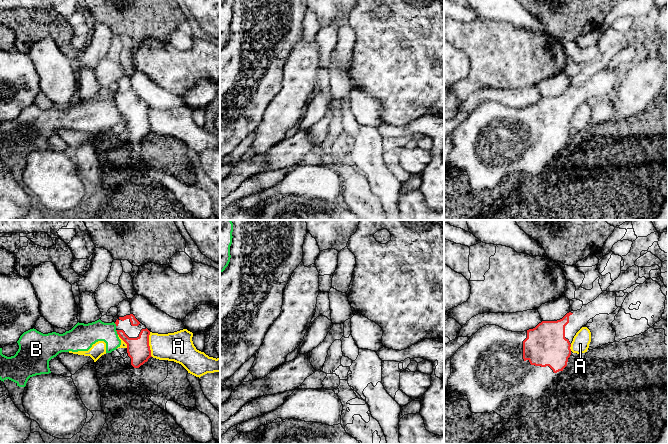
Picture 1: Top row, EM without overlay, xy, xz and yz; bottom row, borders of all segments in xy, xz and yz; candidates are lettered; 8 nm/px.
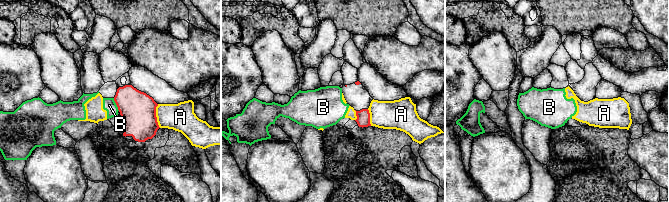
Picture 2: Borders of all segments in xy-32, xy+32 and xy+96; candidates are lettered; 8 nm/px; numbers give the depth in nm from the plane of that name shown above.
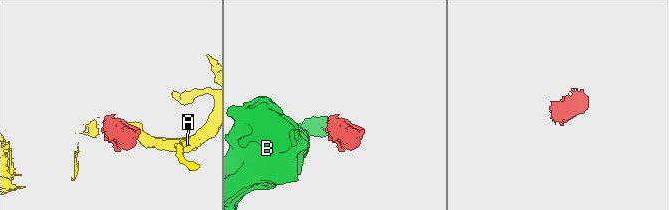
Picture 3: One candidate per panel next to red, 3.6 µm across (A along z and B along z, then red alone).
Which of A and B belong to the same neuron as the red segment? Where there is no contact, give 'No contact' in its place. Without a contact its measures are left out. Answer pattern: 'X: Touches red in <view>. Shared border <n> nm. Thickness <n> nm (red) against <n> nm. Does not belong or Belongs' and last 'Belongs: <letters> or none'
A: Touches red in xy. Shared border 200 nm. Thickness 190 nm (red) against 240 nm. Does not belong
B: Touches red in xy. Shared border 50 nm. Thickness 190 nm (red) against 180 nm. Does not belong
Belongs: none

